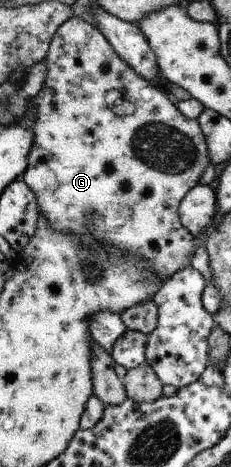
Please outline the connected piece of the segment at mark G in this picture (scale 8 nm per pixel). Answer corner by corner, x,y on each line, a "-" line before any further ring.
71,16
60,26
52,38
45,62
48,64
47,81
31,100
36,104
36,121
33,126
35,141
33,141
32,152
28,156
28,168
21,176
36,194
42,216
48,219
53,228
61,233
66,235
76,233
79,237
89,233
91,238
105,240
109,246
119,247
125,255
132,255
133,258
139,259
141,264
148,264
165,281
175,273
179,273
180,270
191,267
192,258
195,257
197,240
180,221
179,210
183,198
198,185
197,182
199,182
201,174
205,172
205,168
209,164
209,157
211,157
207,139
204,137
200,124
196,119
188,119
184,114
181,114
180,110
175,108
175,104
163,92
159,94
159,88
155,88
155,84
141,78
139,73
128,66
100,29
79,17

